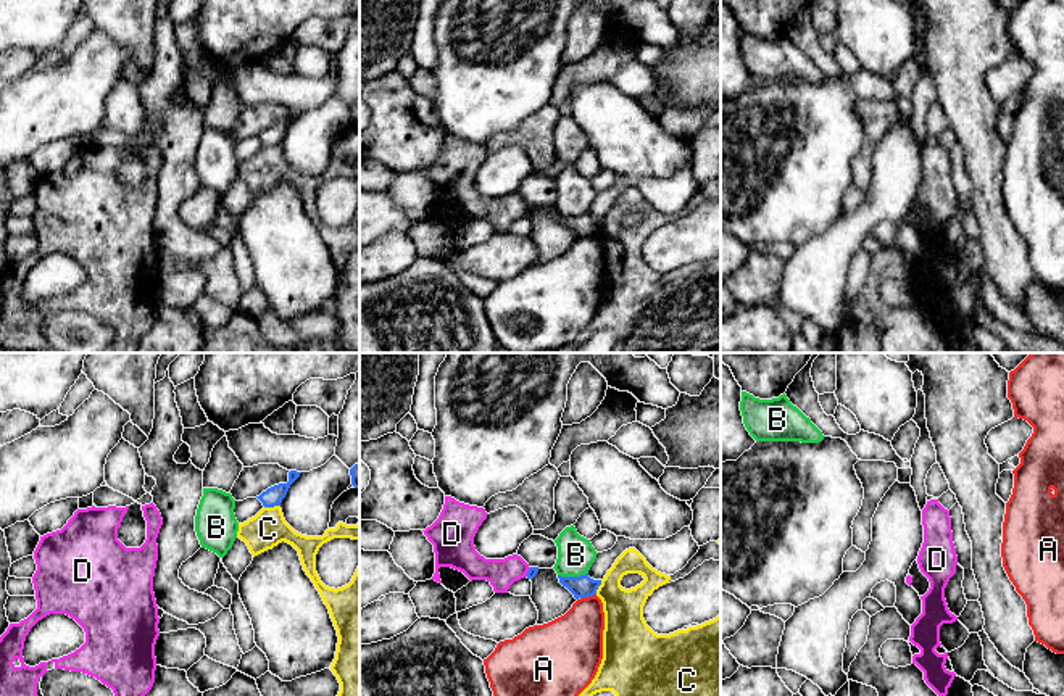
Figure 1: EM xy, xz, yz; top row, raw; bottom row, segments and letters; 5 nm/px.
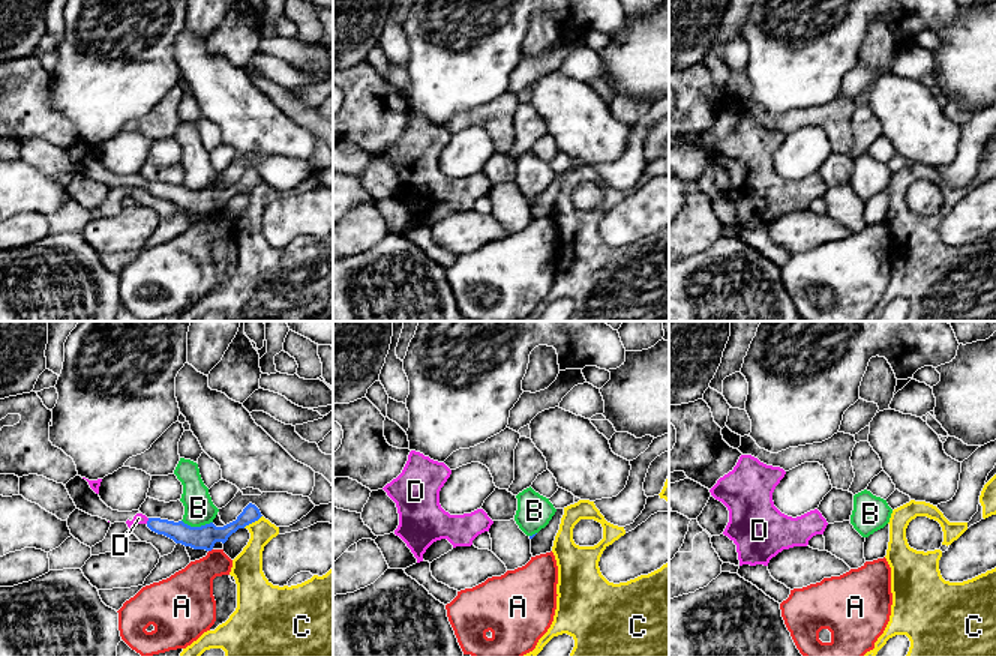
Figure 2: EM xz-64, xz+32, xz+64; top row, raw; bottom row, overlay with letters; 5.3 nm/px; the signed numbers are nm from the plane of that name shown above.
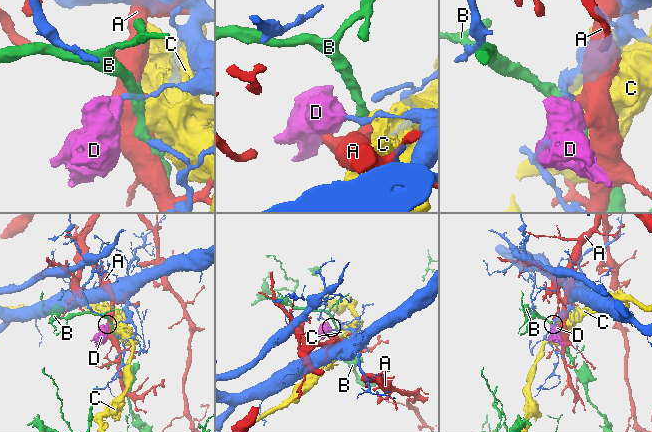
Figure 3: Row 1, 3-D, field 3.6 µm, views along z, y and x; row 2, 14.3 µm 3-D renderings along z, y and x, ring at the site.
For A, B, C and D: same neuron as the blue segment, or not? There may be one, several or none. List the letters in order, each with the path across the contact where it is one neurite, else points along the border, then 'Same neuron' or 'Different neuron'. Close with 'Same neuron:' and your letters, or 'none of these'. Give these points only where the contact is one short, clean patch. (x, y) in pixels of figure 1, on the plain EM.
A: Different neuron
B: Boundary: xz (587, 211), (558, 215). Different neuron
C: Different neuron
D: Boundary: xz (531, 207), (526, 215). Different neuron
Same neuron: none of these

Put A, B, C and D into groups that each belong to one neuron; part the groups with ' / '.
A / B / C / D

